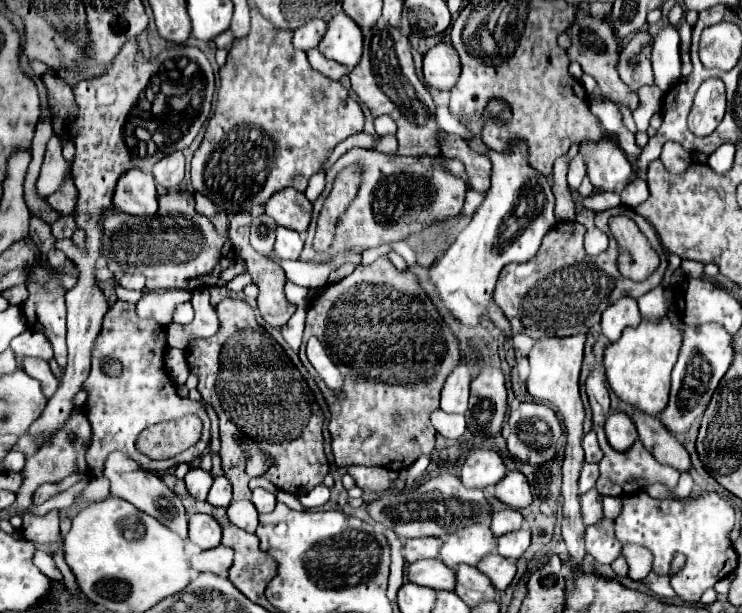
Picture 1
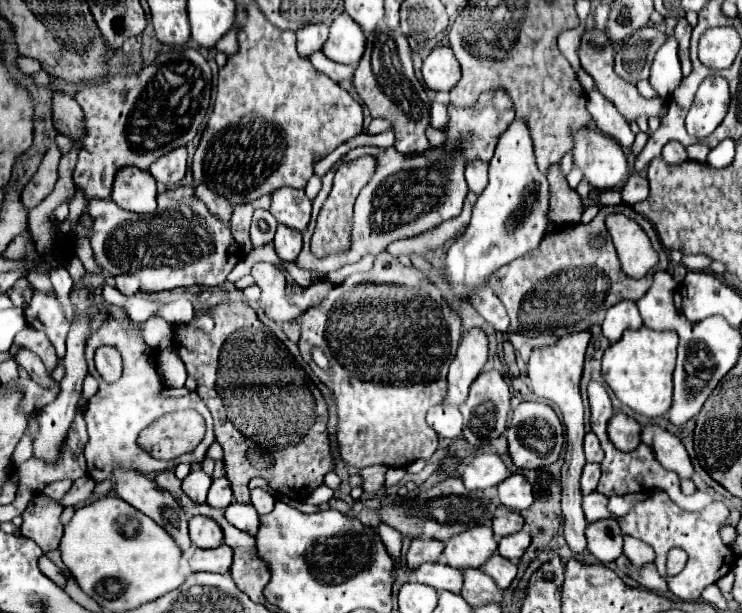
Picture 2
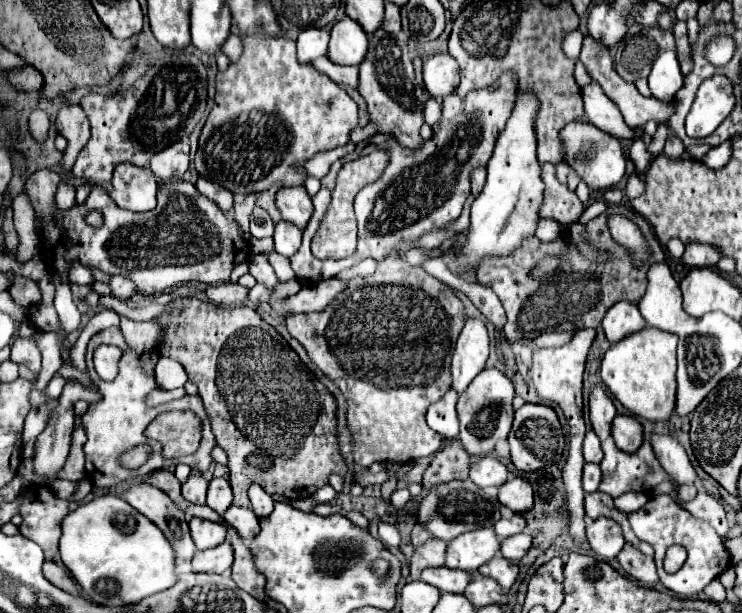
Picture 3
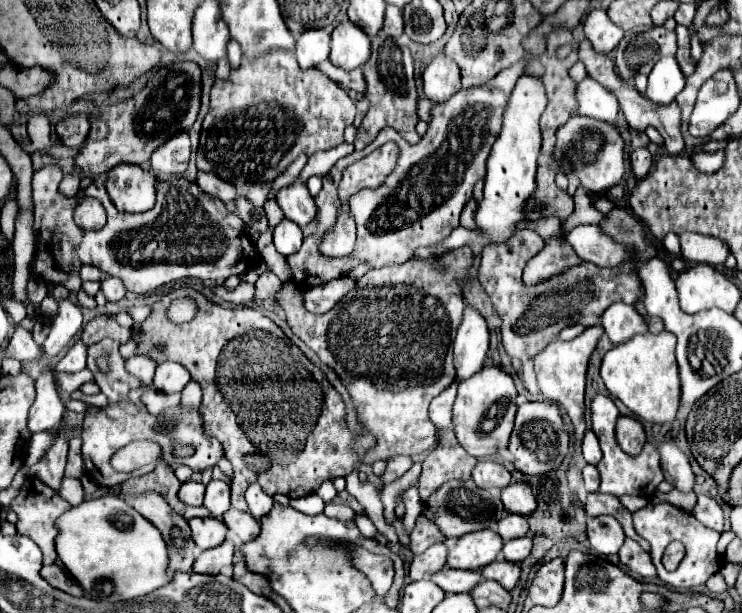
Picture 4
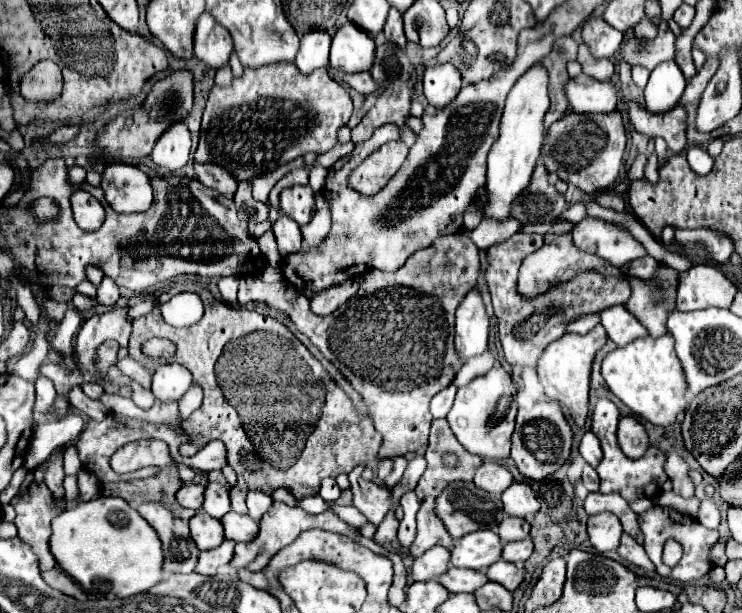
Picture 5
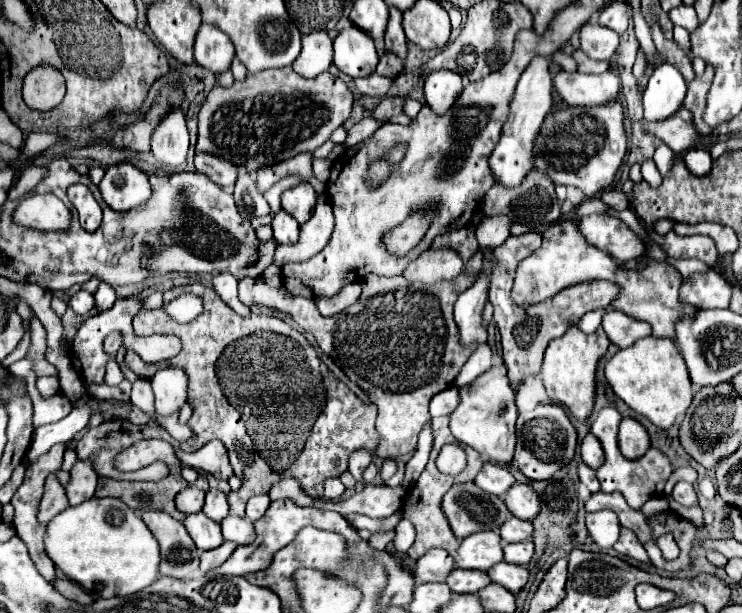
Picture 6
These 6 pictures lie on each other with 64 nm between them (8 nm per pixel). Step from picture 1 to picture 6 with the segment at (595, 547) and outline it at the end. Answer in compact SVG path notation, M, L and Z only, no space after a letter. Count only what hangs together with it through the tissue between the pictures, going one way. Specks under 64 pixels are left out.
M612 510L586 514L586 528L590 538L604 550L612 548L620 536L620 522Z

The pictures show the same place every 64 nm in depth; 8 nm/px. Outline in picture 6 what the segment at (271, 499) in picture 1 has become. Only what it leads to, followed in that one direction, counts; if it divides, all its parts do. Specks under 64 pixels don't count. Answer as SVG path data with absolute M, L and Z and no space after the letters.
M266 494L252 496L252 498L248 500L248 504L246 504L246 518L252 520L252 522L260 520L260 518L264 516L264 512L268 510L268 506L270 506L270 498L268 498Z

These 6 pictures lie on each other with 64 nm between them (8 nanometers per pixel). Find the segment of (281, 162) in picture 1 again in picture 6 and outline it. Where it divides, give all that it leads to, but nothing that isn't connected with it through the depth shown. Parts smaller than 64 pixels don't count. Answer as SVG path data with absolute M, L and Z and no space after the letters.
M272 68L262 70L258 74L248 74L244 82L234 82L230 88L214 86L208 94L200 114L198 114L198 144L196 152L212 152L212 156L220 156L222 160L232 160L236 166L248 164L254 160L258 168L272 166L276 162L284 162L296 154L312 152L330 140L334 128L342 126L352 112L352 92L344 80L332 76L330 72L322 72L316 78L302 78L288 68Z

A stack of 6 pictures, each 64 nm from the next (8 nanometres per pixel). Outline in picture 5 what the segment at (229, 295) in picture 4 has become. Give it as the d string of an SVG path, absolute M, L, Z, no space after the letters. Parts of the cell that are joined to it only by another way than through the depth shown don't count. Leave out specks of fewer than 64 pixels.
M456 234L438 238L430 248L414 252L408 262L396 272L370 272L370 282L364 284L364 294L348 300L330 316L316 316L308 308L308 300L294 286L280 280L276 284L264 284L256 276L240 276L238 304L246 306L248 302L264 302L280 312L288 314L294 326L310 338L310 342L330 360L352 388L362 396L368 416L374 422L374 428L382 434L382 446L378 458L396 458L418 452L428 446L428 434L432 426L432 414L428 404L434 394L452 384L456 372L460 370L460 358L454 350L454 314L460 306L460 300L472 290L480 274L480 254L472 240L460 238Z

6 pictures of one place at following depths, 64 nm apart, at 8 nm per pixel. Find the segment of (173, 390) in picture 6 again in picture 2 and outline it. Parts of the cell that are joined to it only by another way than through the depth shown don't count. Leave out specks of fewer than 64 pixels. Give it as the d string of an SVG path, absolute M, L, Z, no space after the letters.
M174 346L158 352L156 364L158 364L160 376L162 376L166 386L170 386L170 388L182 388L184 386L188 374L186 374L186 368L184 368L184 364L182 364Z

